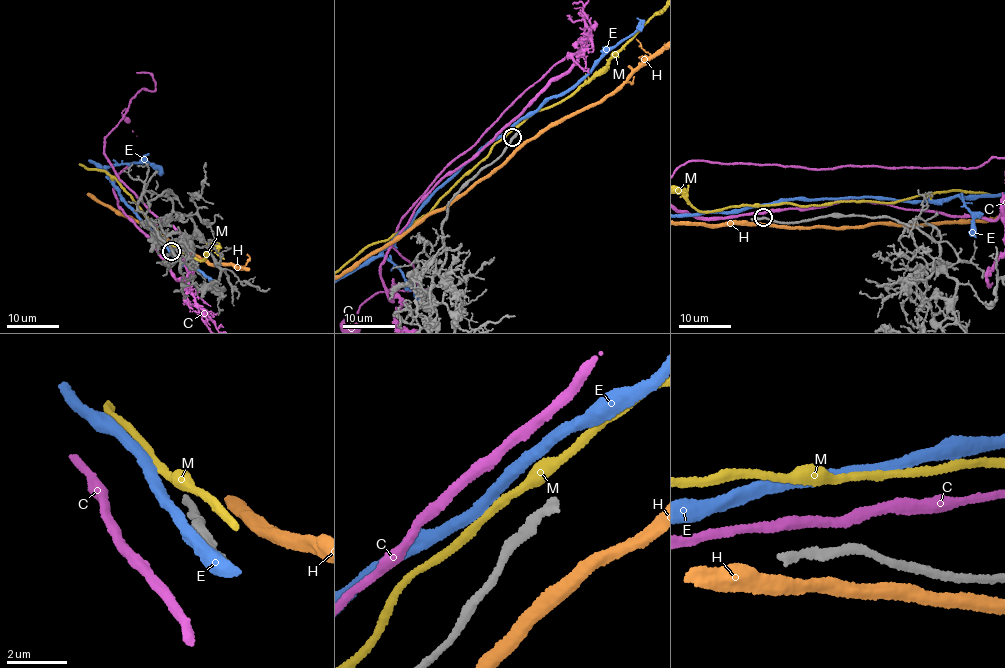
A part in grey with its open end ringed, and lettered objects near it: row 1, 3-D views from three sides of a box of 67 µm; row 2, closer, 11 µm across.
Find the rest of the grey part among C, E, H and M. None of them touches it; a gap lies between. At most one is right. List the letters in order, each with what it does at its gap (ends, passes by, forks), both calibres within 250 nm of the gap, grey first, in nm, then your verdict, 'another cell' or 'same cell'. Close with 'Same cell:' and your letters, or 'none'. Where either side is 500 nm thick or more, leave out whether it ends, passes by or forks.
C: it passes by; calibres 240 and 320 nm; another cell
E: it passes by; calibres 240 and 360 nm; another cell
H: it passes by; calibres 240 and 420 nm; another cell
M: it passes by; calibres 240 and 320 nm; another cell
Same cell: none

